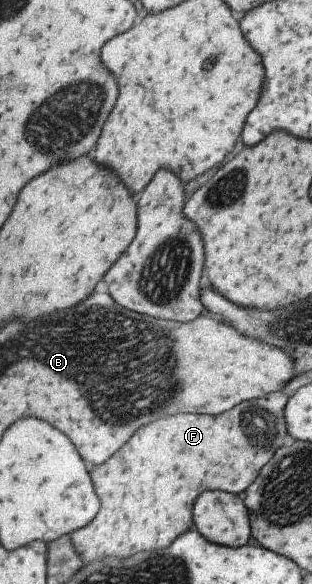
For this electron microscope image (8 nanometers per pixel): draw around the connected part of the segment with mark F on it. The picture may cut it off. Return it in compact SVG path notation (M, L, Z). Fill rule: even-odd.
M275 391L259 402L243 402L235 410L221 416L203 414L175 414L171 418L159 418L131 438L119 454L107 462L107 466L95 466L91 476L95 478L95 488L103 498L103 510L91 526L85 526L75 534L75 548L89 560L105 556L129 558L145 550L163 550L193 526L193 504L197 496L205 490L227 490L233 494L245 492L257 478L261 468L282 448L290 434L286 421L286 406L291 395Z

